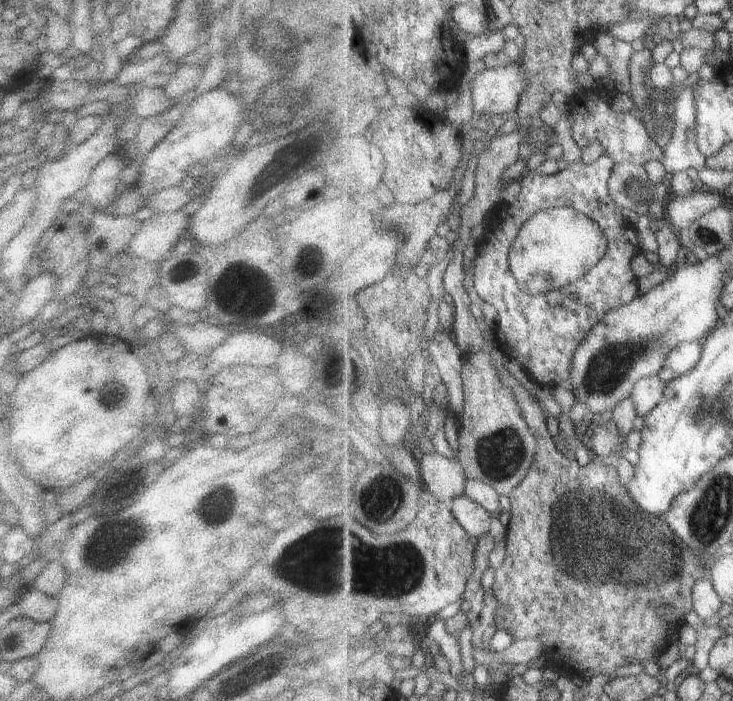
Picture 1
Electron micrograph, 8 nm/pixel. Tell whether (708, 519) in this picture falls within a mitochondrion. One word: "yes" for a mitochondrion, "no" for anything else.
yes

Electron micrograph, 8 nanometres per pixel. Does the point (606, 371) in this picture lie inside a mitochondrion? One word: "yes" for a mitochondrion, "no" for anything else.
yes

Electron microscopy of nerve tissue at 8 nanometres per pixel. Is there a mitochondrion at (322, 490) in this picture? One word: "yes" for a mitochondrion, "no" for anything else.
no

